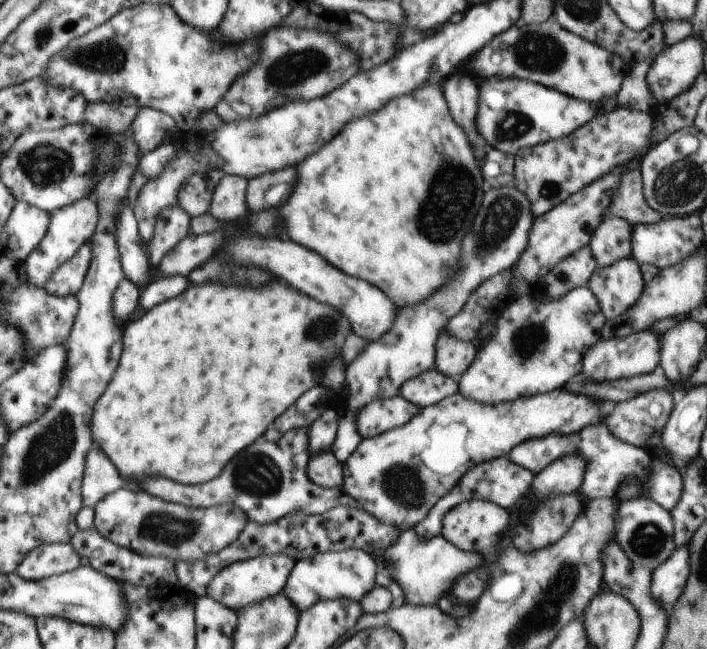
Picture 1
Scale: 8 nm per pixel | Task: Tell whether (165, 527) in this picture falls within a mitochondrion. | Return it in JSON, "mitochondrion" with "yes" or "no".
{"mitochondrion":"yes"}

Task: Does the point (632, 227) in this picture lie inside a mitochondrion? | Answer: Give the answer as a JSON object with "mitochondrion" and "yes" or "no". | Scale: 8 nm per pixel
{"mitochondrion":"no"}

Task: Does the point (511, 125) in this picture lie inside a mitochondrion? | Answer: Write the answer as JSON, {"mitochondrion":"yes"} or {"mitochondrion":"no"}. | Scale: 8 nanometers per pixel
{"mitochondrion":"yes"}

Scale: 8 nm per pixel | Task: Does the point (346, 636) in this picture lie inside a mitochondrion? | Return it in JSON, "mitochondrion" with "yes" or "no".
{"mitochondrion":"no"}

